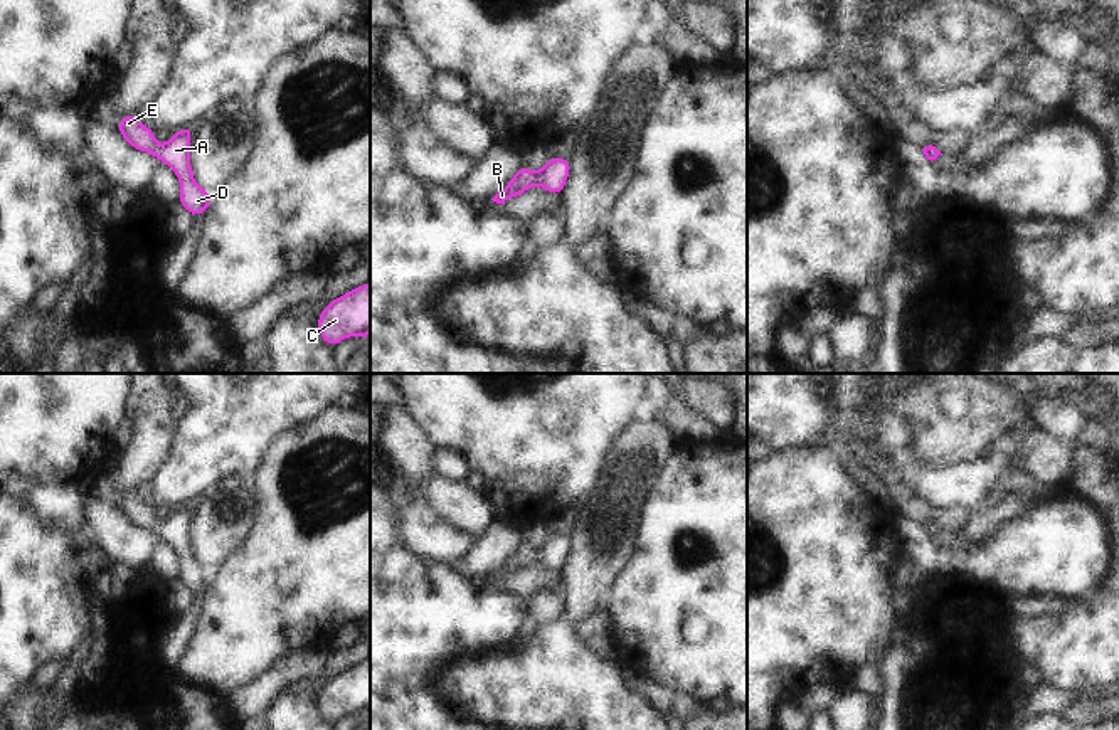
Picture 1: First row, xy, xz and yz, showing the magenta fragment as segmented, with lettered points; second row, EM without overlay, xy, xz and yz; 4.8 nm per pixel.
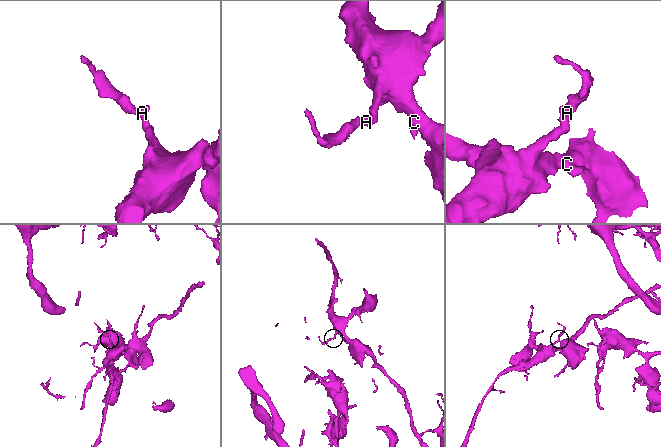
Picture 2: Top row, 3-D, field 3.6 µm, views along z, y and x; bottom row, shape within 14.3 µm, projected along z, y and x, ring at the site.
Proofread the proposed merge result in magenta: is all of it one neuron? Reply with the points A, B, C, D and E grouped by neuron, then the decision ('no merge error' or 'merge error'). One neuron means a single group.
A B C D E | no merge error

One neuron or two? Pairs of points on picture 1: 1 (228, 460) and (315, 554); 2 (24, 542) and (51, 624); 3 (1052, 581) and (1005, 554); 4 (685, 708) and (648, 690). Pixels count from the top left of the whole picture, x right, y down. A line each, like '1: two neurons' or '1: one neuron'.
1: two neurons
2: one neuron
3: one neuron
4: one neuron

